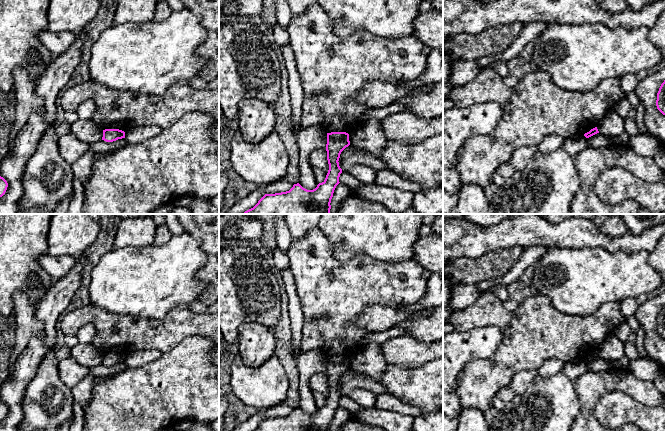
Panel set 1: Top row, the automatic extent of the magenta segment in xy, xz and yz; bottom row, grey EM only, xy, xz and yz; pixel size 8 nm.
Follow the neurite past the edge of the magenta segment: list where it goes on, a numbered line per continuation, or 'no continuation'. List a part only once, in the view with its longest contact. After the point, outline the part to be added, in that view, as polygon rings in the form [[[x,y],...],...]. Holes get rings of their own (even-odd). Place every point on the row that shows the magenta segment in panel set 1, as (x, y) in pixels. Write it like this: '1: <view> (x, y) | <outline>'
no continuation

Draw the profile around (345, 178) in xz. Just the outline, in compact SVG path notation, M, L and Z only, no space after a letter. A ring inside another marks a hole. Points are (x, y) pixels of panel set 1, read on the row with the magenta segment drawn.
M342 171L339 177L339 182L347 185L350 188L356 188L364 185L364 183L358 180L356 177L348 174L346 171Z

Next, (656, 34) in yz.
M665 10L658 17L655 25L649 29L648 39L659 49L665 47Z

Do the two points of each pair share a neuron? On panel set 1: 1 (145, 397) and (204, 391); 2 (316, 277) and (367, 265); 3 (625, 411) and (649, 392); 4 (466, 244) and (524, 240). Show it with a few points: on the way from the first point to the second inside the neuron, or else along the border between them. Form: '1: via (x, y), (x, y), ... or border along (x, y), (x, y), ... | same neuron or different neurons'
1: via (160, 394), (166, 391), (189, 391) | same neuron
2: via (329, 277), (354, 277) | same neuron
3: border along (617, 390), (645, 405), (654, 407) | different neurons
4: via (480, 240), (510, 239) | same neuron

